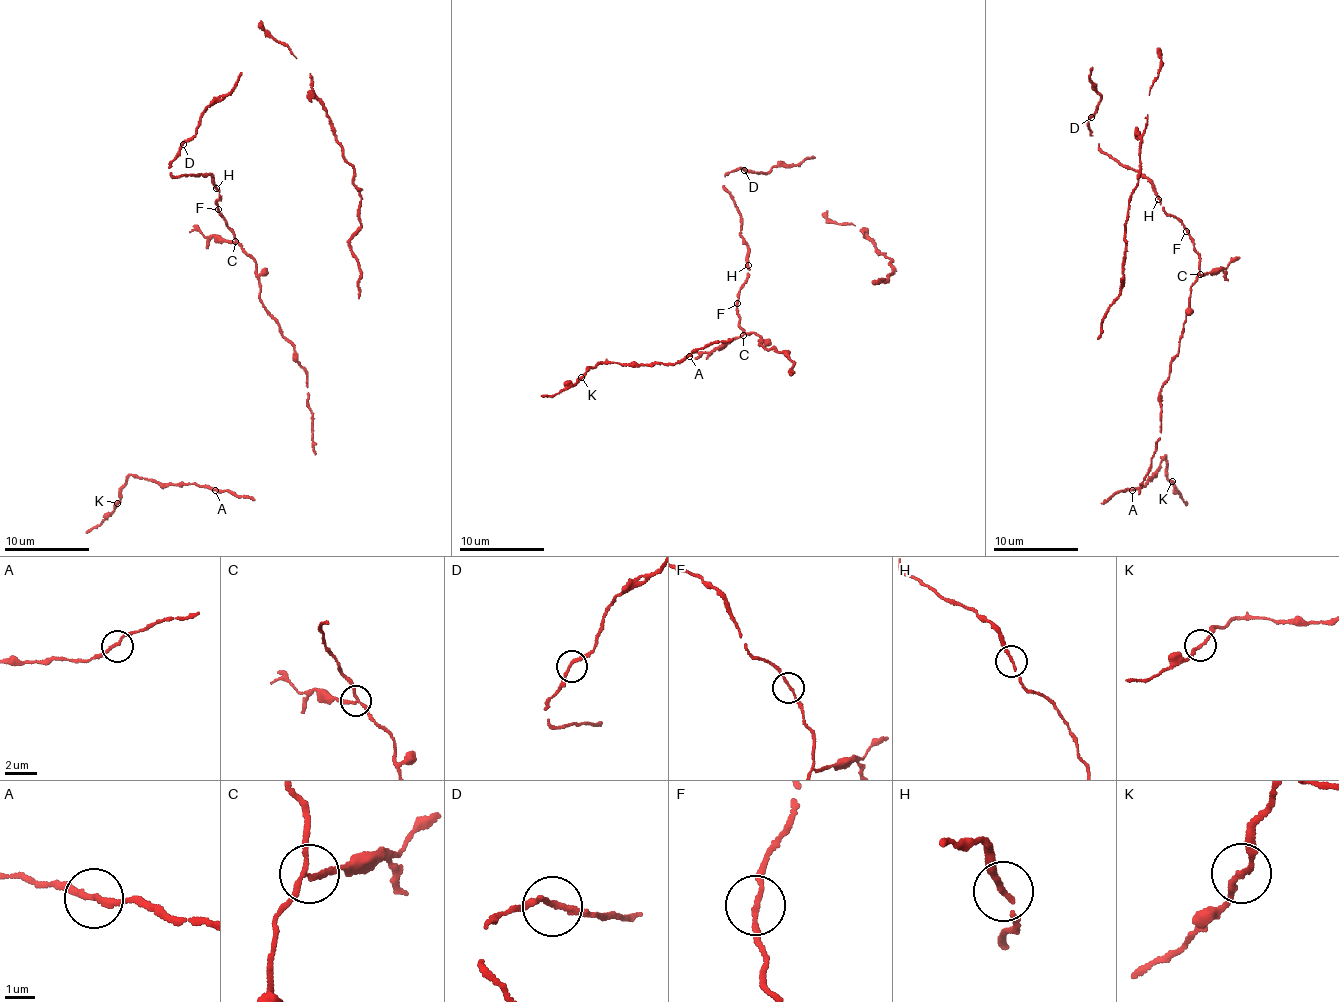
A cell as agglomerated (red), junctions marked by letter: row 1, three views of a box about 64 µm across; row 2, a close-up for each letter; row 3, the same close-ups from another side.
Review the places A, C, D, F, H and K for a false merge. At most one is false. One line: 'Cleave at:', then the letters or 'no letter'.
Cleave at: C

